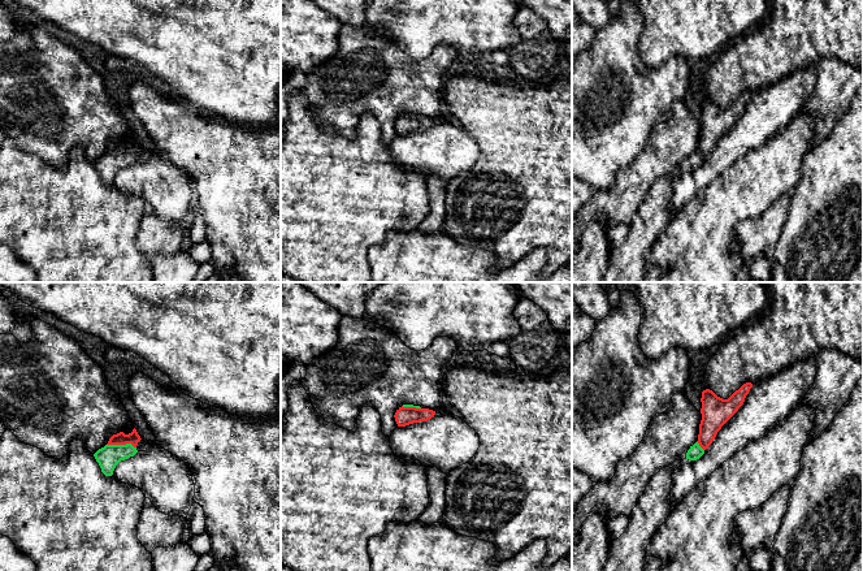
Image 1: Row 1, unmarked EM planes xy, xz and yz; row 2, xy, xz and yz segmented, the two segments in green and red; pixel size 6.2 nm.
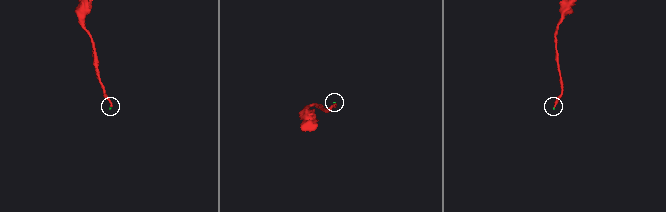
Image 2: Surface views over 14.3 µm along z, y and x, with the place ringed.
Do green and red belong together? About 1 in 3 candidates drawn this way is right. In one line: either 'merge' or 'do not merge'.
merge

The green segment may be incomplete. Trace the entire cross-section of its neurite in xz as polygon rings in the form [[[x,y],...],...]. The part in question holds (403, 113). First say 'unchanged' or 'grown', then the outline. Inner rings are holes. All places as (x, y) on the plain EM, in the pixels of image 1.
grown; [[[403,113],[394,124],[398,135],[406,135],[413,131],[428,130],[435,124],[435,120],[421,117],[420,114]]]

